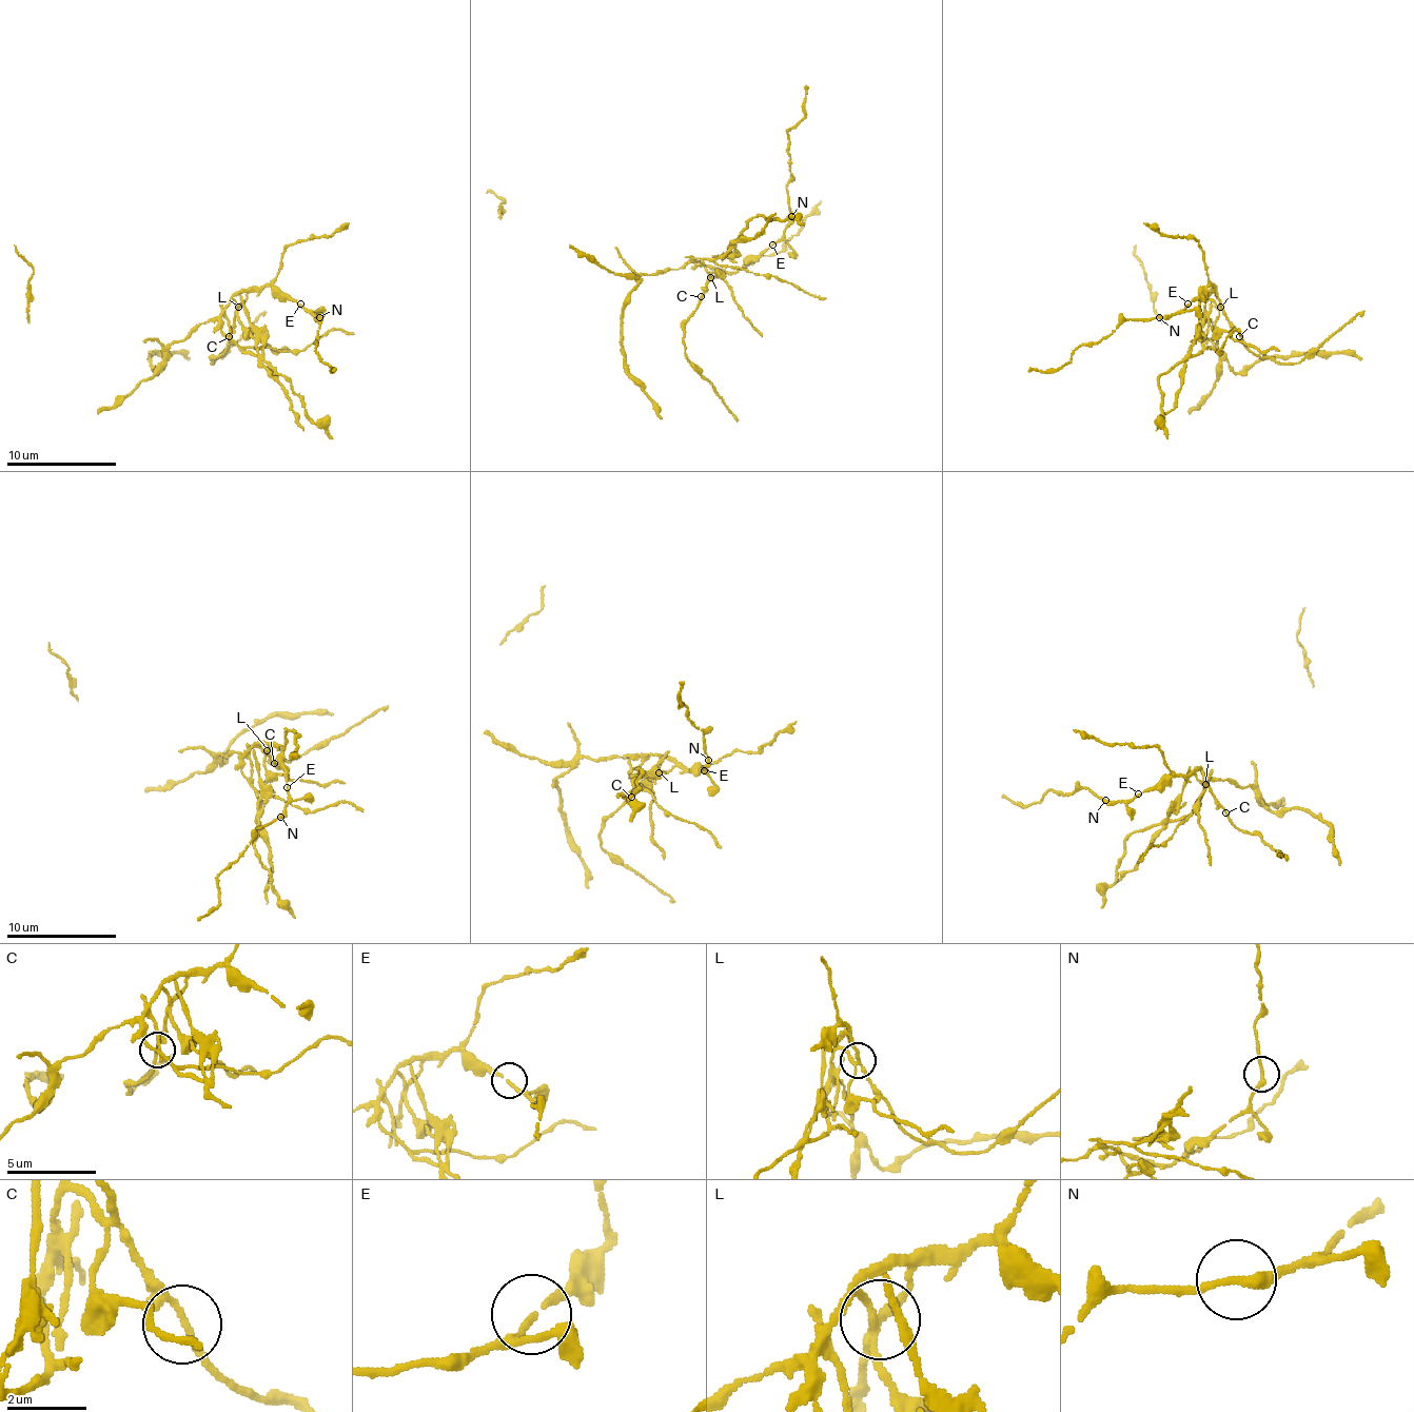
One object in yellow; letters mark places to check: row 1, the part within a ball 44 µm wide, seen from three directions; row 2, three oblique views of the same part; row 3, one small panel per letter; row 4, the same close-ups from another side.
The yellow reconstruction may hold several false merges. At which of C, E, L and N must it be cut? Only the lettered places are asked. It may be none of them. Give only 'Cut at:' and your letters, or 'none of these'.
Cut at: C, L

